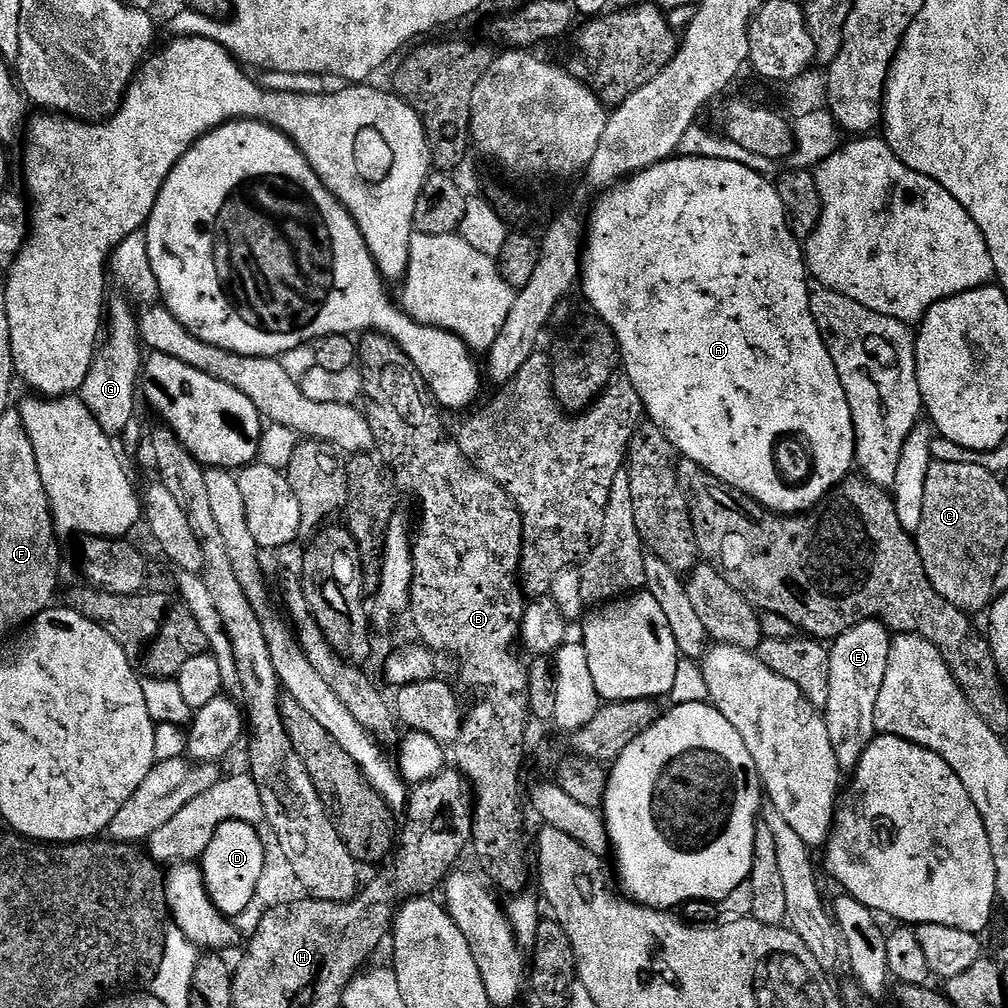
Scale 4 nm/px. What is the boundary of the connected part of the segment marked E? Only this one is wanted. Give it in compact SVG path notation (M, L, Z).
M867 620L831 641L830 694L828 707L823 709L824 720L830 730L830 742L838 758L841 773L855 773L864 751L878 733L874 722L874 708L878 706L878 690L886 678L893 633L879 620Z

